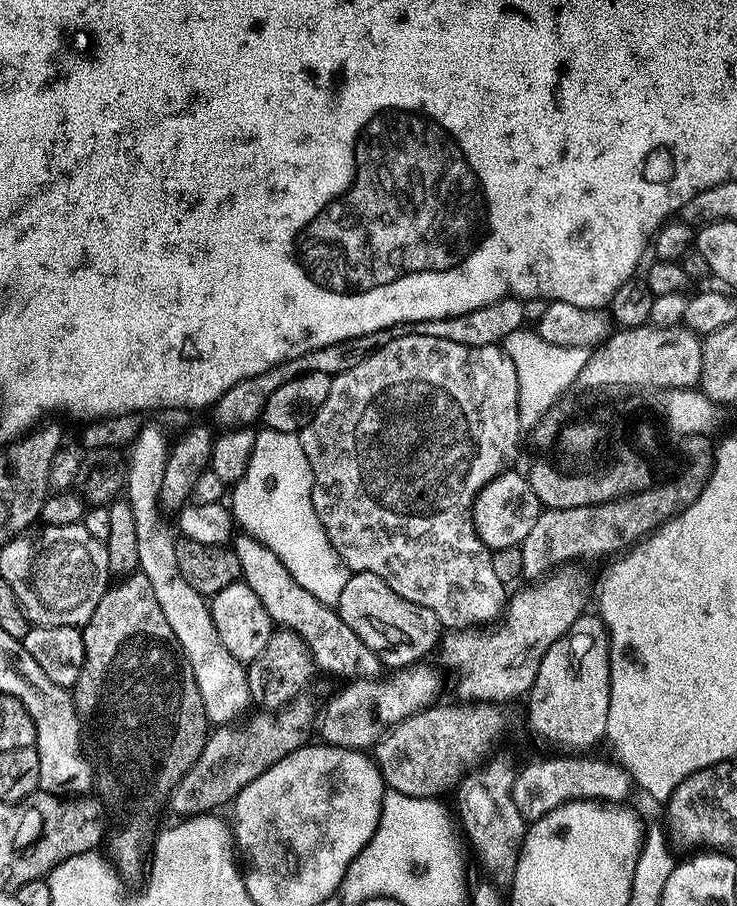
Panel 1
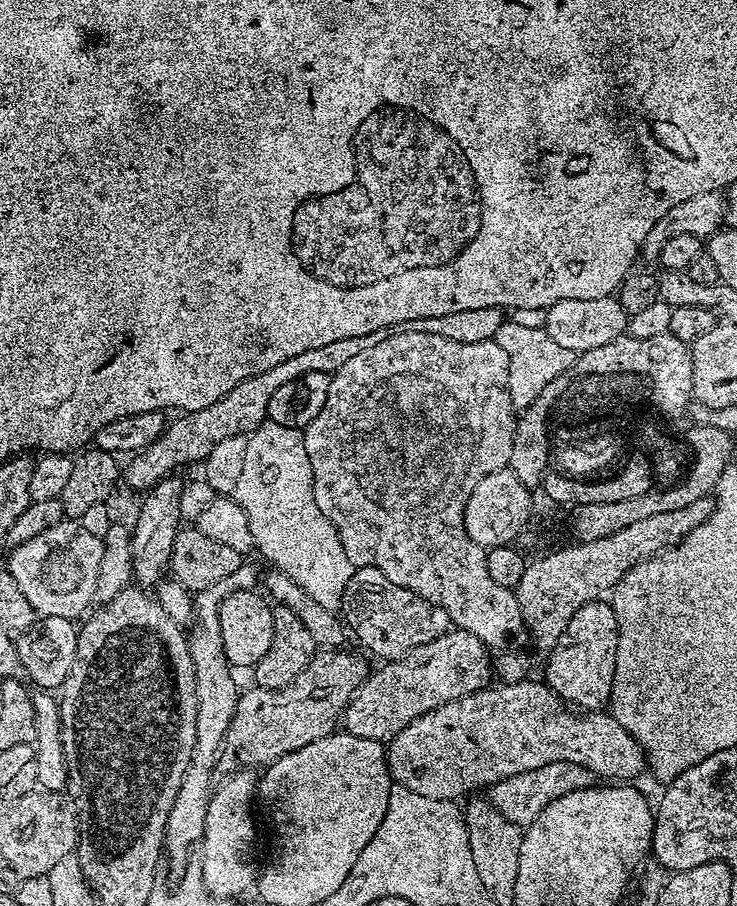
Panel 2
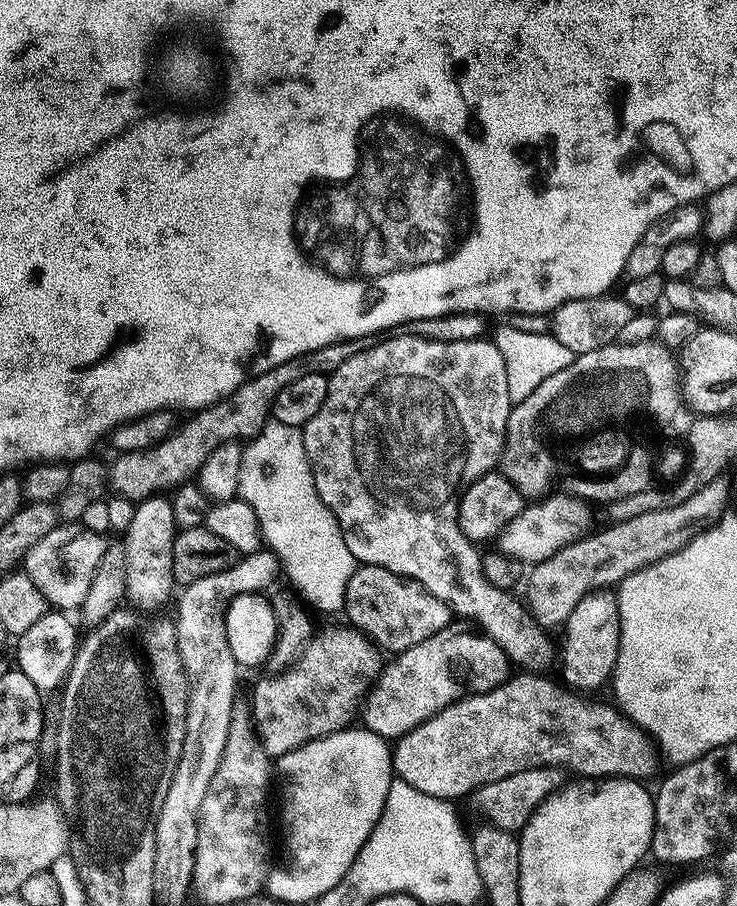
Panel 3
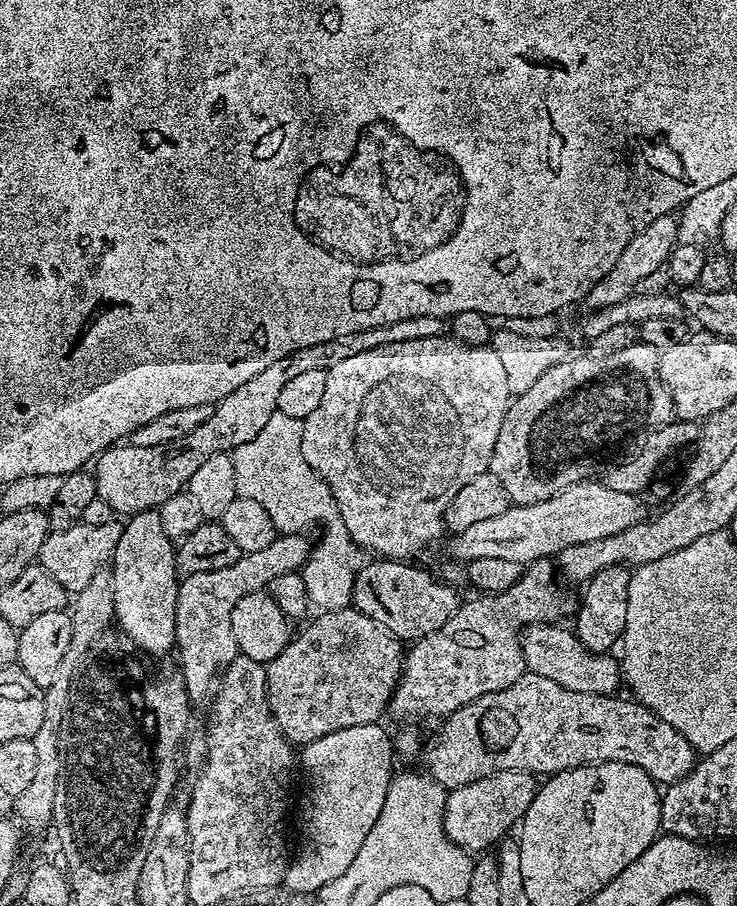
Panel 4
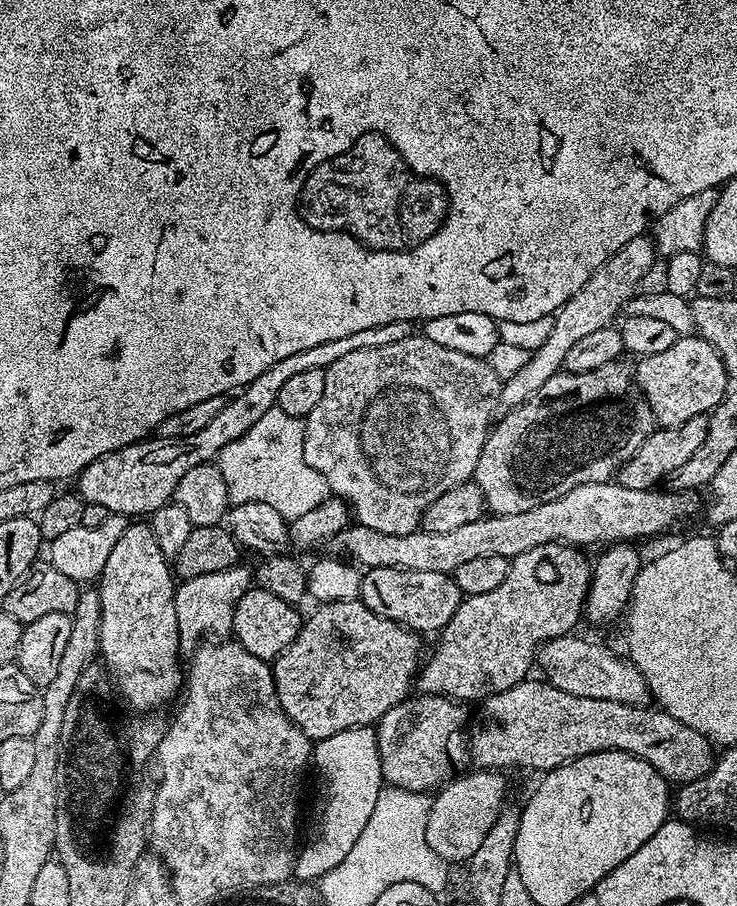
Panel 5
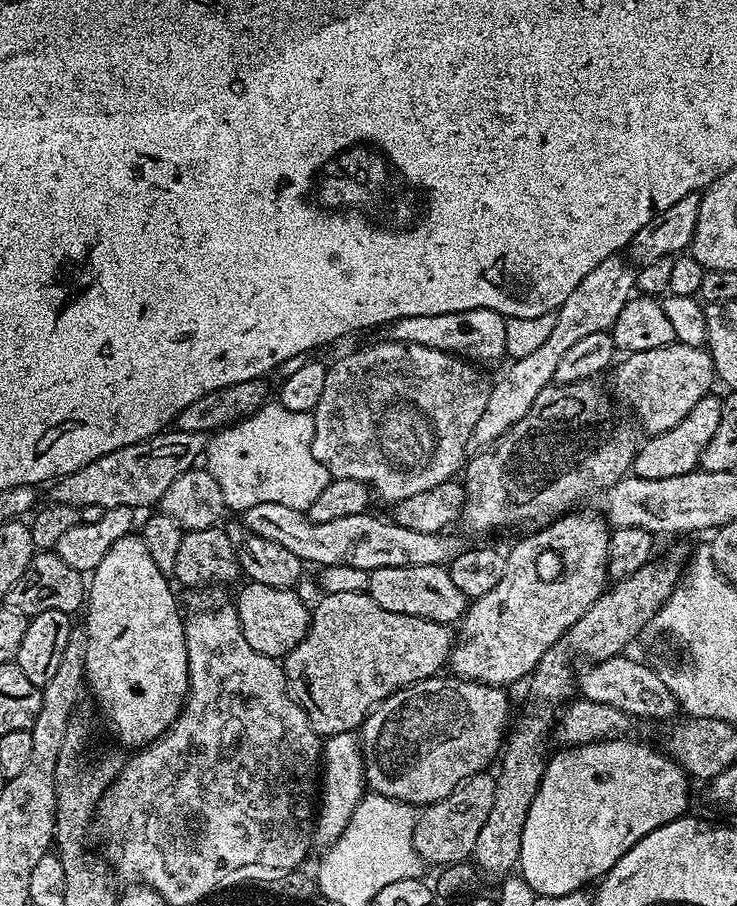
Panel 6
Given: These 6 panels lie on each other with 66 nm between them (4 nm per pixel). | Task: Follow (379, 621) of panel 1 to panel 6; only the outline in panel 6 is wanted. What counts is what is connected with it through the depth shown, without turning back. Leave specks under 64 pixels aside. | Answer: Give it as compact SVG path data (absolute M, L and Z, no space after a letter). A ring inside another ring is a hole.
M386 566L368 573L369 596L382 606L382 610L394 610L394 614L410 614L414 618L426 618L434 622L455 625L463 617L470 600L454 586L447 567L434 566Z

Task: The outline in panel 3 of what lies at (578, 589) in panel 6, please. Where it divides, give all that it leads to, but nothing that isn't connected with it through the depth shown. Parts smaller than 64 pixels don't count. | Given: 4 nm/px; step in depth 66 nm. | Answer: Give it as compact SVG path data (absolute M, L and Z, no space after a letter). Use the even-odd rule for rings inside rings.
M449 626L438 634L426 638L426 642L418 642L418 646L410 646L405 652L389 659L392 661L389 664L387 661L383 665L379 680L373 684L362 706L363 727L392 742L405 736L410 730L414 730L455 700L463 700L465 696L477 692L488 692L504 683L510 675L508 655L483 631L475 631L459 632L456 626Z

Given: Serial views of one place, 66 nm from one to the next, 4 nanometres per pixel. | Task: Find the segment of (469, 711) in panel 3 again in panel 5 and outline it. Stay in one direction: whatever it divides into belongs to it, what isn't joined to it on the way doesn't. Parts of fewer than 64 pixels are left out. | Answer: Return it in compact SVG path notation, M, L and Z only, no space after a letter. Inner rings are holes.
M529 678L510 686L510 690L484 697L482 707L480 724L471 725L466 752L472 755L473 765L484 770L537 768L537 773L543 774L586 754L606 750L622 750L650 762L658 774L676 786L693 784L712 768L712 741L656 706L578 698L578 694L566 694L543 679Z

